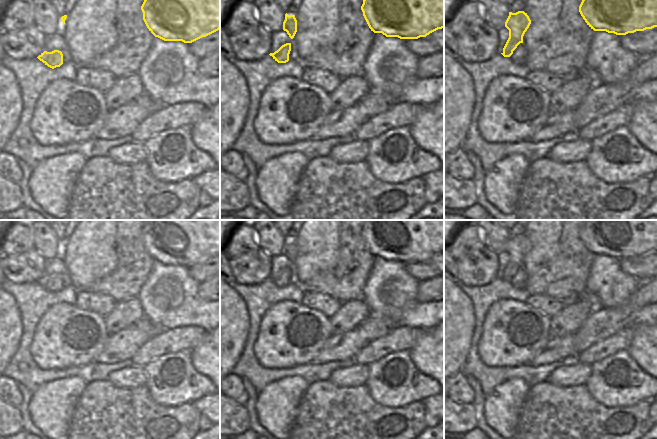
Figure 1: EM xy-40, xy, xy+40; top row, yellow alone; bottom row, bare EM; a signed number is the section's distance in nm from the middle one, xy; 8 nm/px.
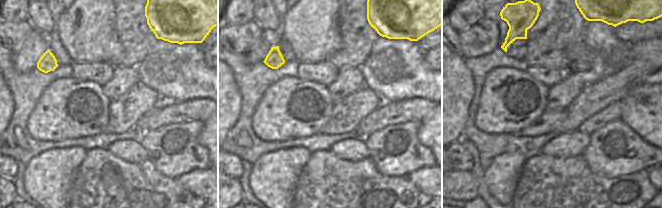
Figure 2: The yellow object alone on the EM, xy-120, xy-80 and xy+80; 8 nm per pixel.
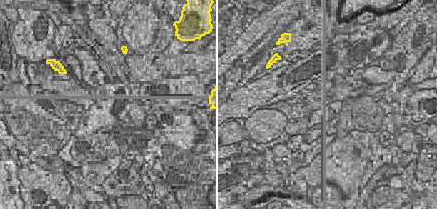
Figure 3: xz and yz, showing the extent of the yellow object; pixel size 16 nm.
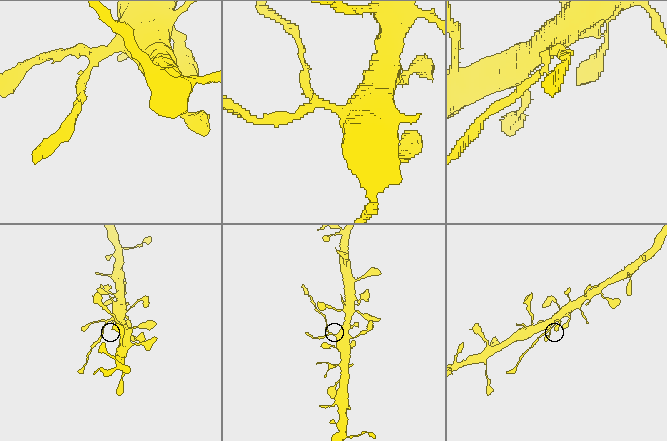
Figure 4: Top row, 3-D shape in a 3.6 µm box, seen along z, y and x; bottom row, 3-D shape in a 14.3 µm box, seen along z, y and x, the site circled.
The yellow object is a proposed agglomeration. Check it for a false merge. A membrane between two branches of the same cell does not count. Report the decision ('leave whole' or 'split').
split

